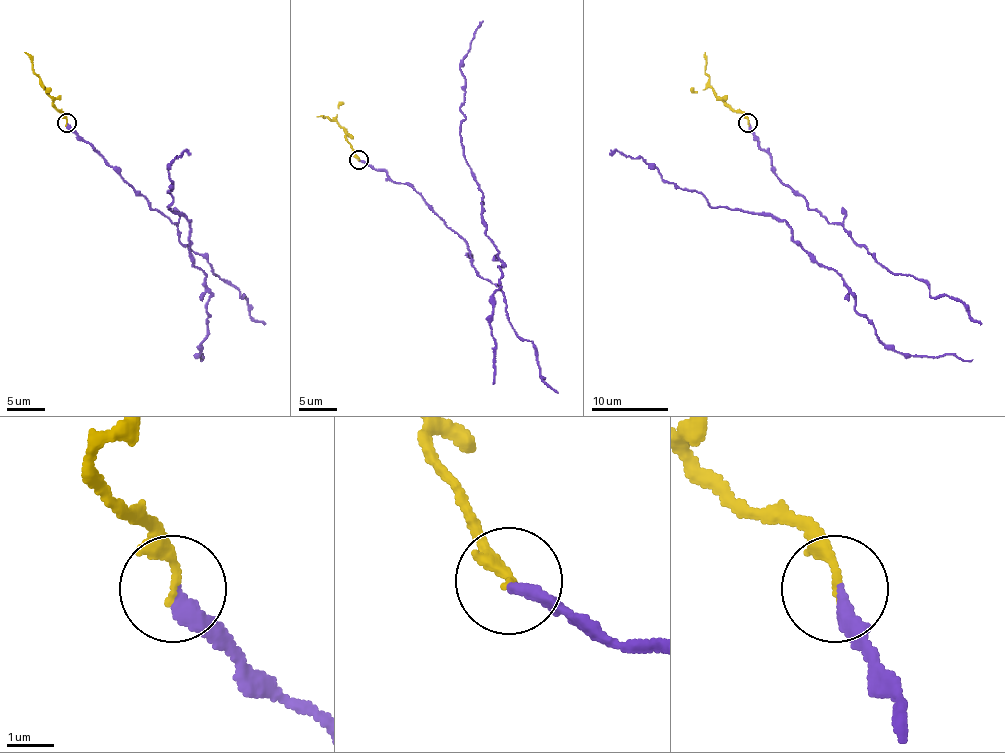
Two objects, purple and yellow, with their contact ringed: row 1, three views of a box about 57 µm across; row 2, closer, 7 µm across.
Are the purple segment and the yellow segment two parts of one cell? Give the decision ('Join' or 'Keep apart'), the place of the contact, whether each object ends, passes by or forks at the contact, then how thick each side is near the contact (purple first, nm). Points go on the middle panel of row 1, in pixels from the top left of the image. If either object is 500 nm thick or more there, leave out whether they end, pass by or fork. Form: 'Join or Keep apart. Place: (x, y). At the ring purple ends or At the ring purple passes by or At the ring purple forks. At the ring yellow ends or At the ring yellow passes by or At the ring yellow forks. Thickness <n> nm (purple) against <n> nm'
Join. Place: (359, 159). At the ring purple ends. At the ring yellow ends. Thickness 320 nm (purple) against 190 nm

